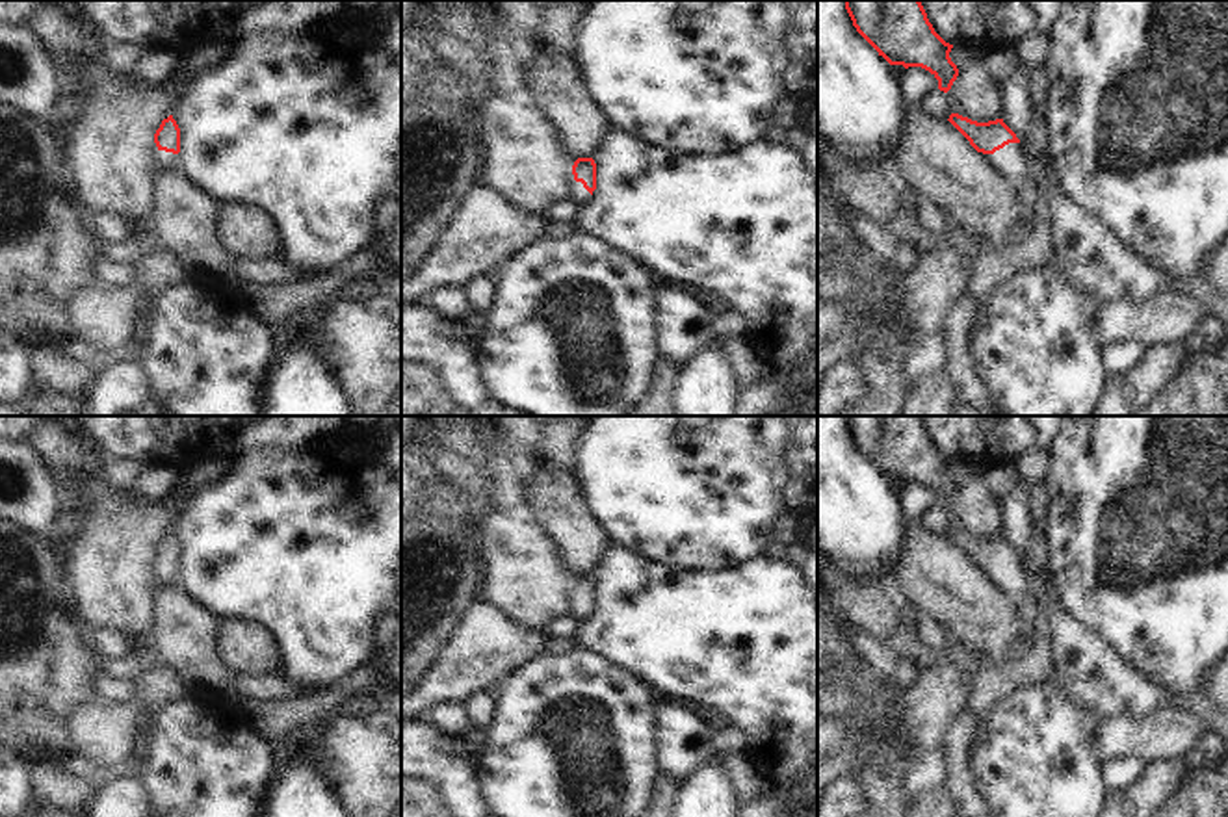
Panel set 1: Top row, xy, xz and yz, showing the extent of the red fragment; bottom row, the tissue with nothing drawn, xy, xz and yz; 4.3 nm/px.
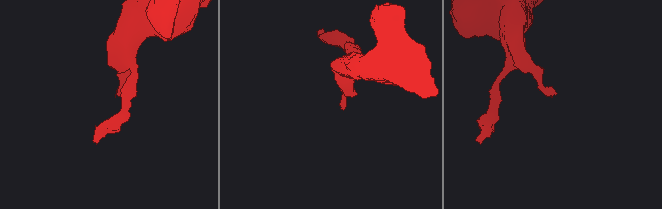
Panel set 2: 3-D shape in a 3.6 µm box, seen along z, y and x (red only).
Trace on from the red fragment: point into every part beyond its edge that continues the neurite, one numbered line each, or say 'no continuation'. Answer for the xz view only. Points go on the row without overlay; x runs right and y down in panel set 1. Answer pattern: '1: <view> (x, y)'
1: xz (578, 609)

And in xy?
1: xy (164, 576)

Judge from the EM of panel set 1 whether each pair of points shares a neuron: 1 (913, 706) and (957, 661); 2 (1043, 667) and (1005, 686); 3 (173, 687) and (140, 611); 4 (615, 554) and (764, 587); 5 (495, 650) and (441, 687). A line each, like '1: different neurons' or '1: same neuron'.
1: same neuron
2: same neuron
3: different neurons
4: same neuron
5: same neuron

